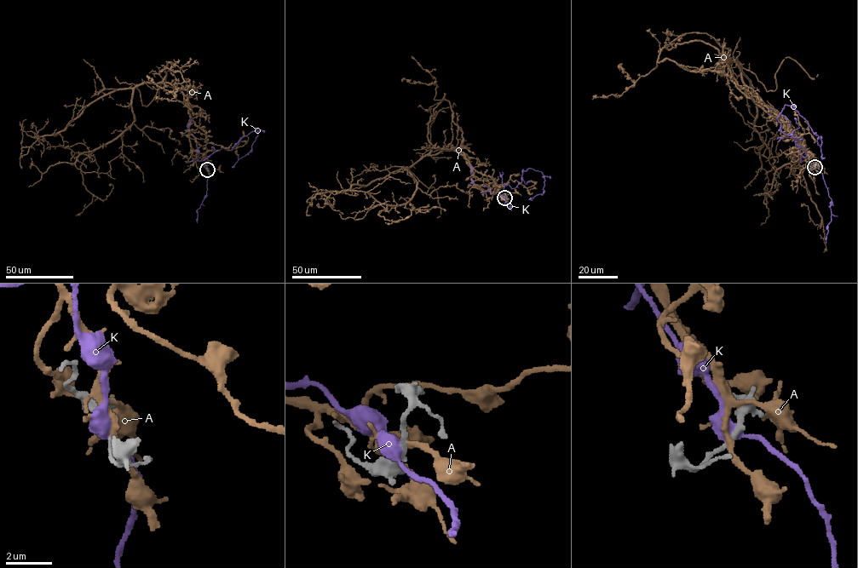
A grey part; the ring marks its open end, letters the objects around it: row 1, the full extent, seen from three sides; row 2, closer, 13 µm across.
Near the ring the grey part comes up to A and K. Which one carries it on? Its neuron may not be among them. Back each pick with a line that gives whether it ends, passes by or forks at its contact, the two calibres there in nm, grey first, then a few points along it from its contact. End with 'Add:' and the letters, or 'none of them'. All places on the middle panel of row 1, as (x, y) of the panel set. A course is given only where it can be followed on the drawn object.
K: it passes by | 240/500 nm | via (504, 197), (499, 193), (504, 185), (515, 187), (529, 168), (541, 172), (545, 180), (544, 193), (532, 200)
Add: K

